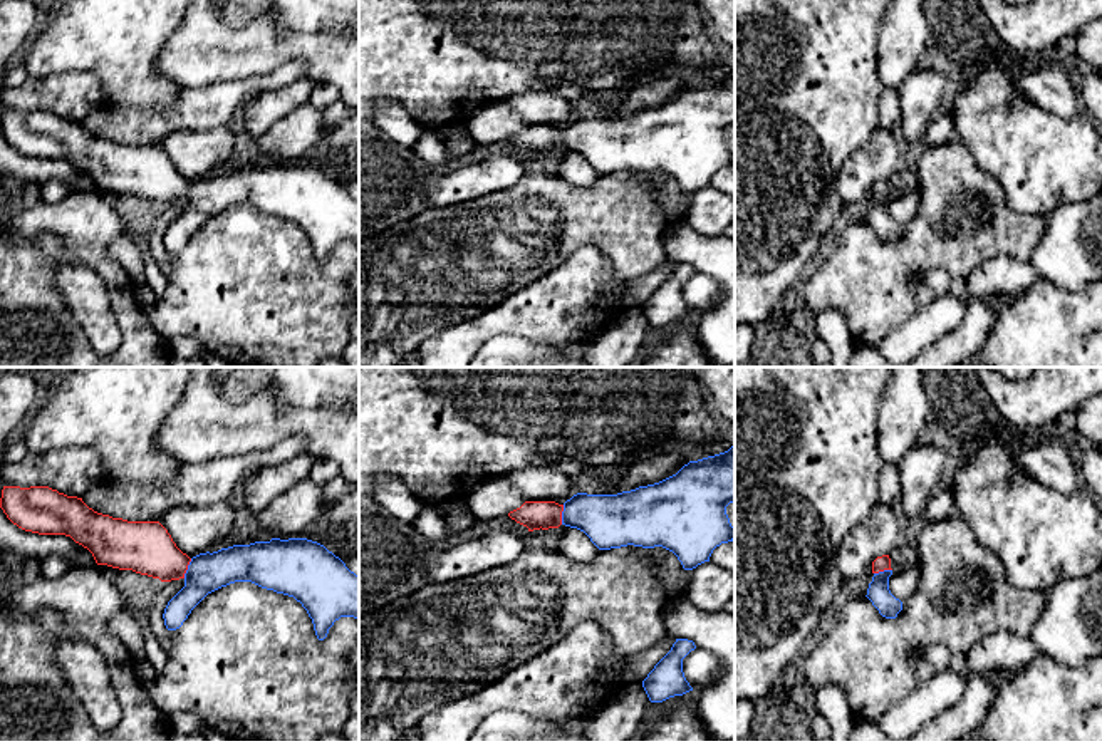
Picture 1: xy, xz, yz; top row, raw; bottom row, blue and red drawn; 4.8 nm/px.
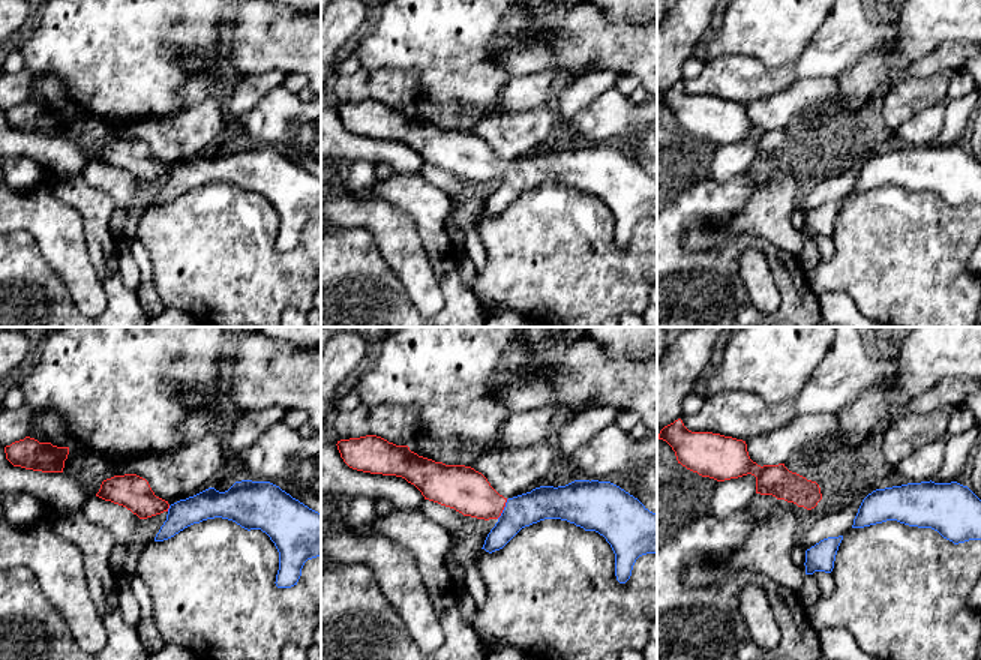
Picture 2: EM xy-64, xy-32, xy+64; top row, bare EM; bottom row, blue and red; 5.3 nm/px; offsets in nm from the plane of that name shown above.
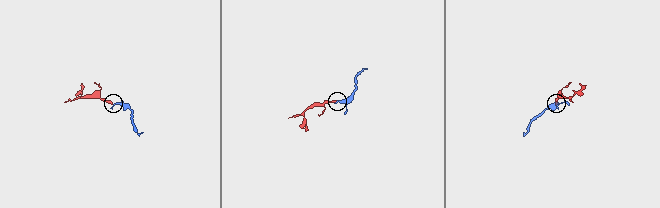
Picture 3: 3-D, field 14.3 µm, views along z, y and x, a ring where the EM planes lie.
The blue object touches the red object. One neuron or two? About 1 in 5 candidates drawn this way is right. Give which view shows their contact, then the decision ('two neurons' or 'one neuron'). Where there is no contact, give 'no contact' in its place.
xy | one neuron

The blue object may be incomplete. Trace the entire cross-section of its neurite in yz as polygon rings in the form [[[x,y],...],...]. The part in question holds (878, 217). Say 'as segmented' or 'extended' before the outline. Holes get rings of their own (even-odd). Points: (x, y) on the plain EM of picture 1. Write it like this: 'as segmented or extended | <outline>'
extended | [[[889,179],[877,181],[872,186],[872,206],[867,213],[867,223],[886,243],[896,243],[902,235],[902,226],[889,215],[889,201],[892,200]]]

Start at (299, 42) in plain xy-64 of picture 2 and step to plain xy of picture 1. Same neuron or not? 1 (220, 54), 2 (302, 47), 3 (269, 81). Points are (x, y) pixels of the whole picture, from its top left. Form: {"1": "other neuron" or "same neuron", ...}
{"1": "same neuron", "2": "same neuron", "3": "other neuron"}

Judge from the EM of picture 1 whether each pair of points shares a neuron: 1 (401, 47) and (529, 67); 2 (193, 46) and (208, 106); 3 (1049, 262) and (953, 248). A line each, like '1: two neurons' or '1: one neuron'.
1: one neuron
2: two neurons
3: two neurons

